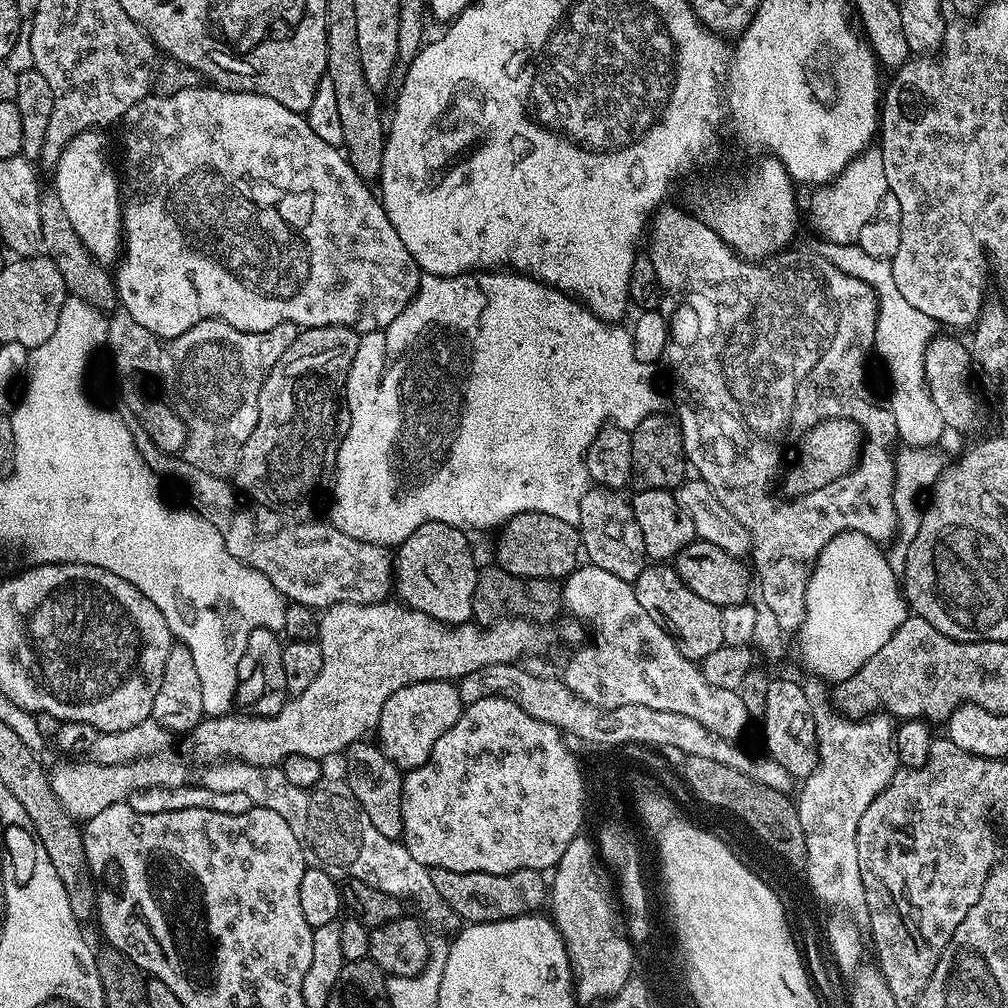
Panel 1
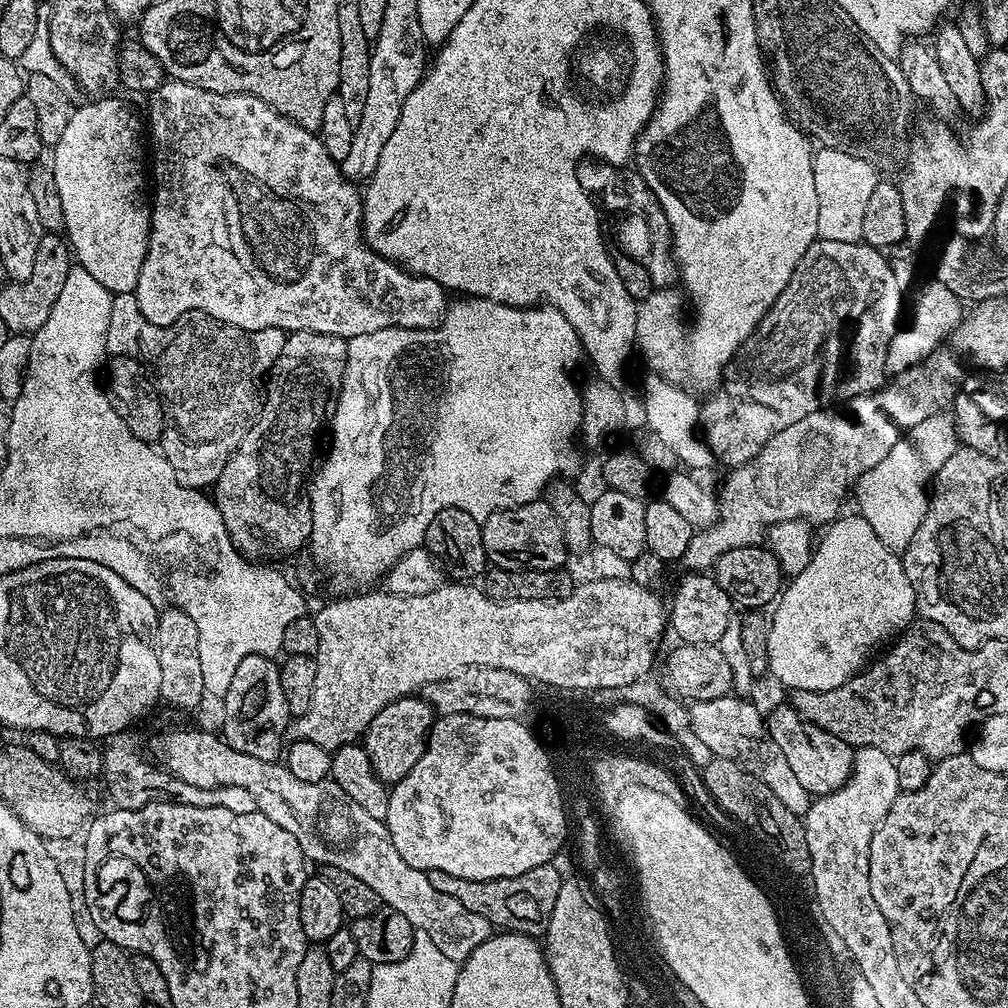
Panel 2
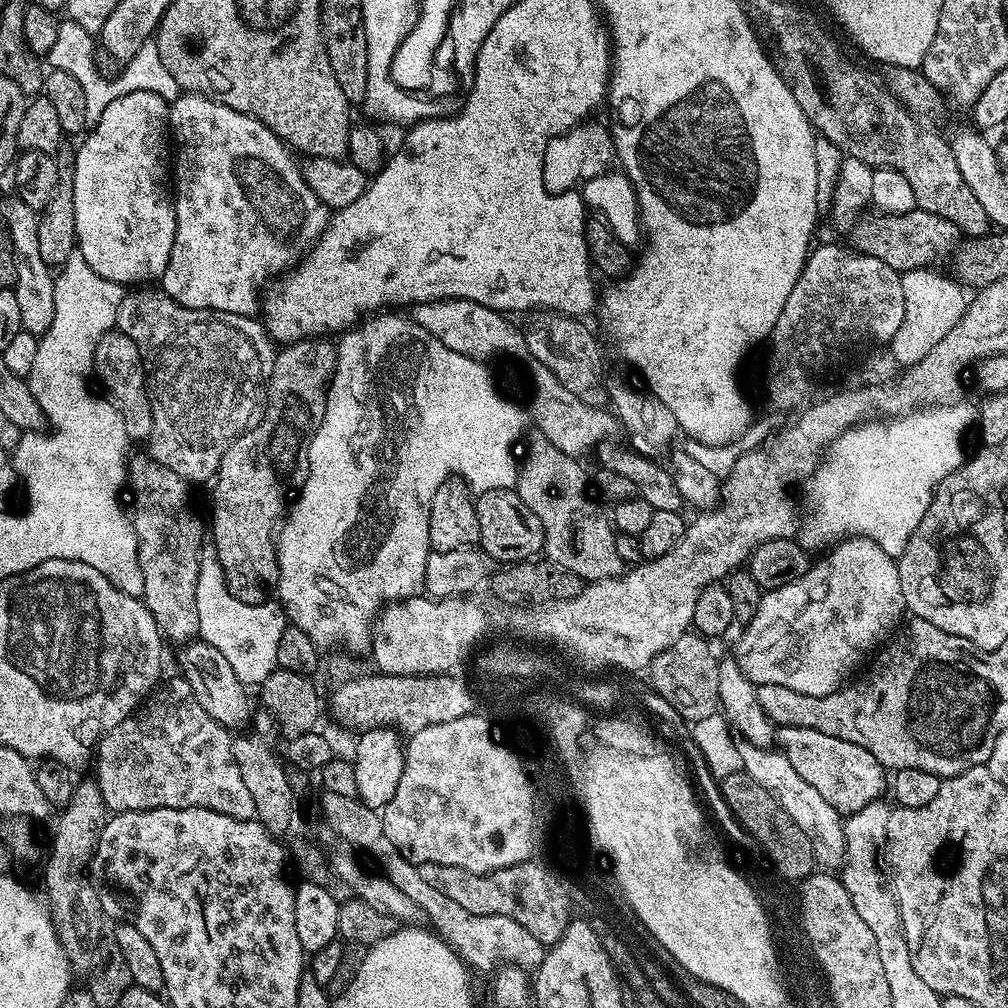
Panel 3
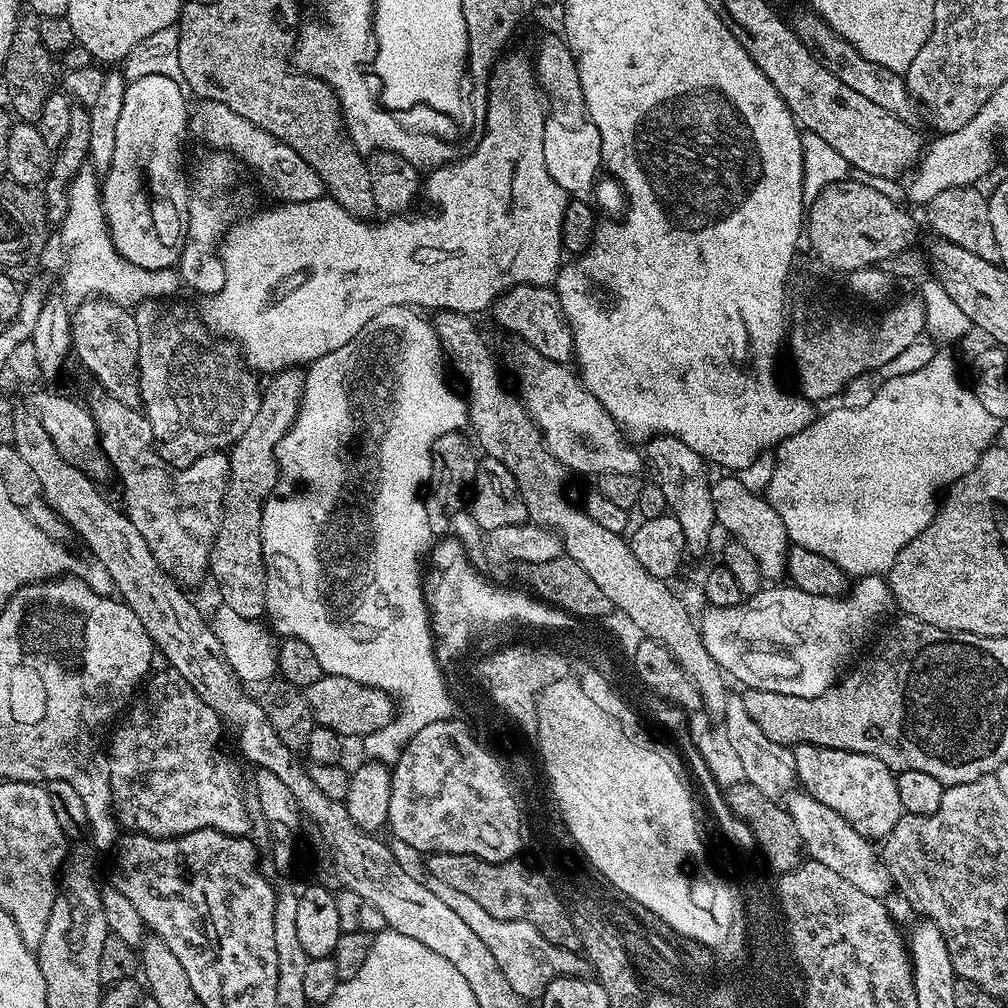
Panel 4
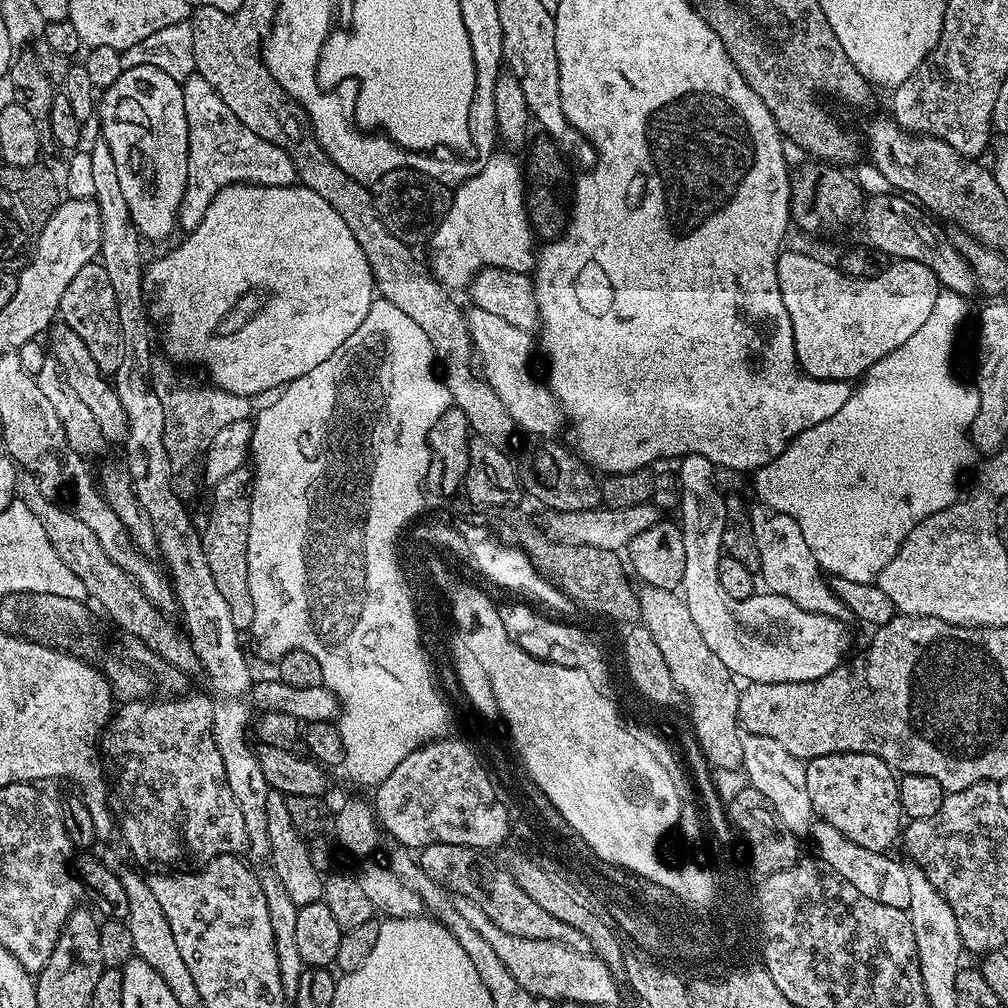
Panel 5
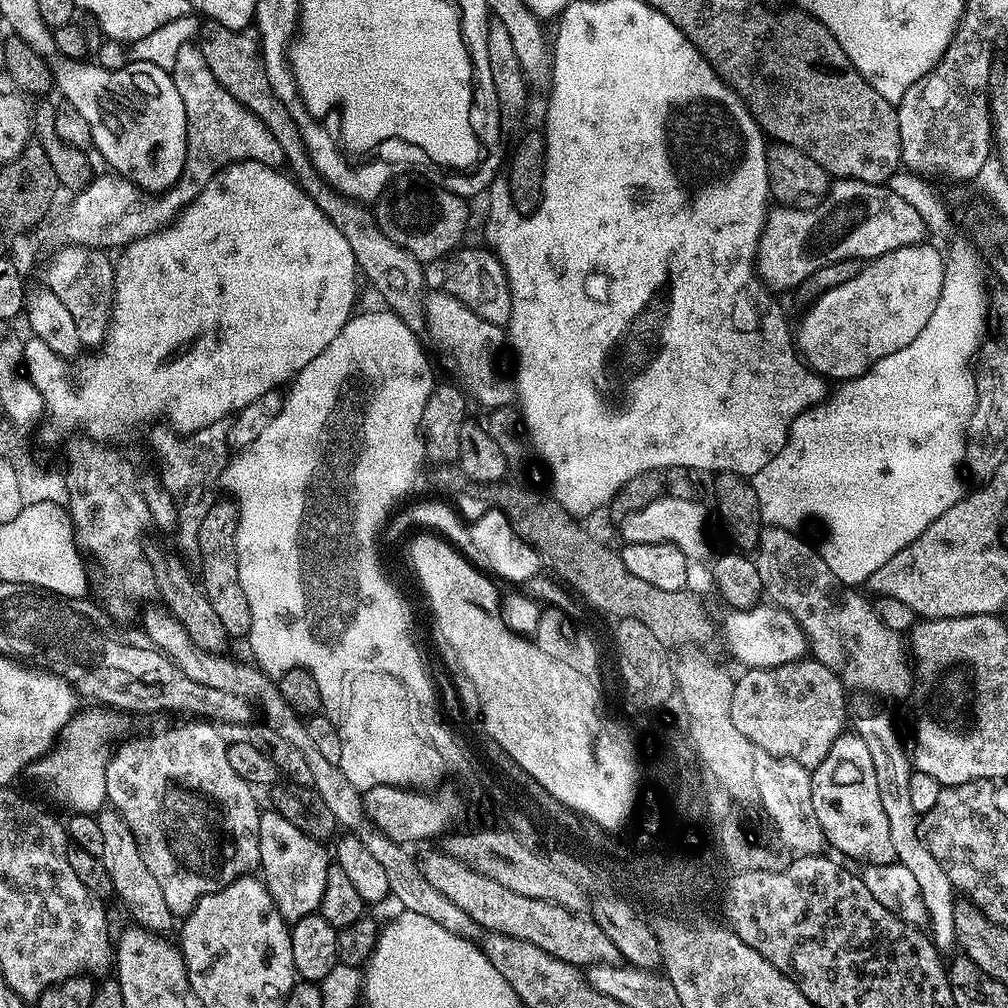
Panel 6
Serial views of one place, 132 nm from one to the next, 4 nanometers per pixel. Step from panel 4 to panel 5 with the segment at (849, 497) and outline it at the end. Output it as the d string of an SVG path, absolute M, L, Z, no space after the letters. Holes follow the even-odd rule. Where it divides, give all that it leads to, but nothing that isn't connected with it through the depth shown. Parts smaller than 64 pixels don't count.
M941 290L938 294L938 302L934 302L934 310L930 310L930 318L926 318L925 324L903 346L898 346L898 350L894 350L894 354L886 354L886 358L874 362L872 369L865 372L859 381L860 388L858 384L846 402L846 406L842 406L842 410L838 410L838 414L826 418L826 422L818 422L818 426L797 436L788 445L785 452L778 454L778 458L774 458L766 466L756 469L754 479L756 479L756 492L760 495L759 503L763 507L773 508L776 512L786 514L790 518L794 518L794 522L798 522L798 530L802 530L802 538L806 538L806 546L810 546L810 554L814 554L814 558L829 577L841 576L850 578L850 582L873 583L886 566L886 562L890 562L890 558L894 558L894 554L898 554L898 550L910 534L910 530L914 530L914 526L918 526L926 518L938 514L938 510L950 506L953 500L957 499L956 479L959 478L960 471L971 462L972 456L974 457L970 429L980 405L975 387L968 385L967 388L952 373L952 351L956 348L956 335L959 334L960 327L963 326L964 319L968 316L968 303L969 301L965 297L956 292Z

